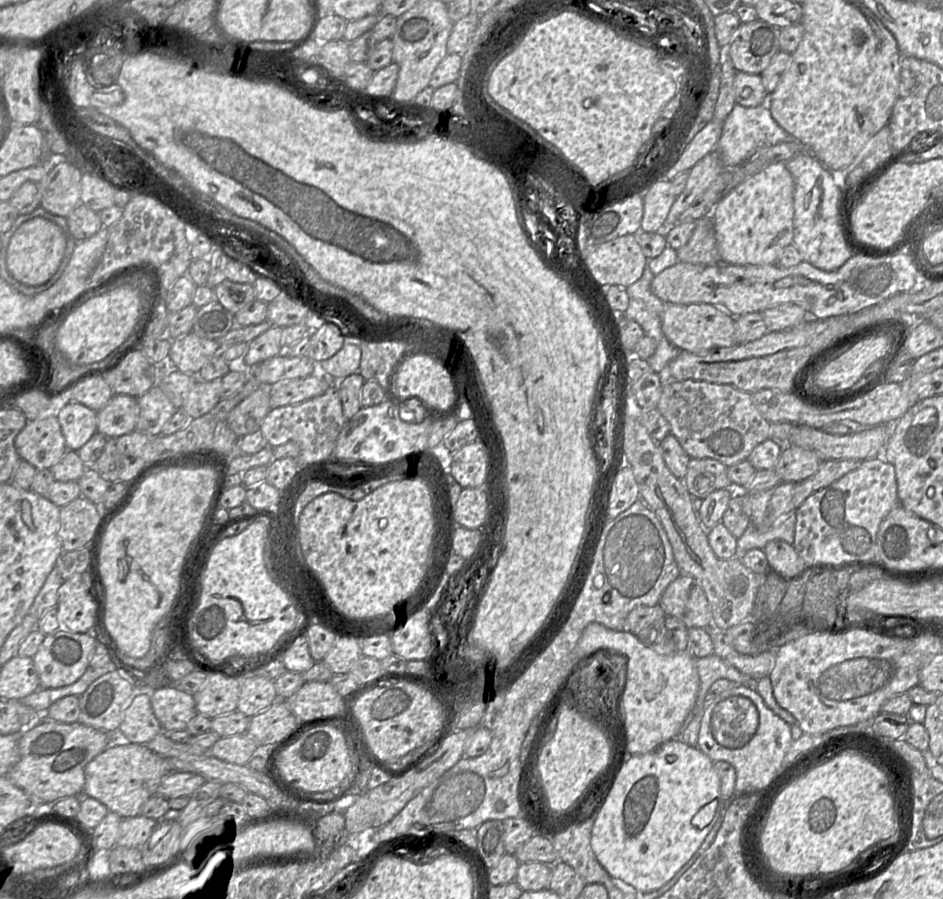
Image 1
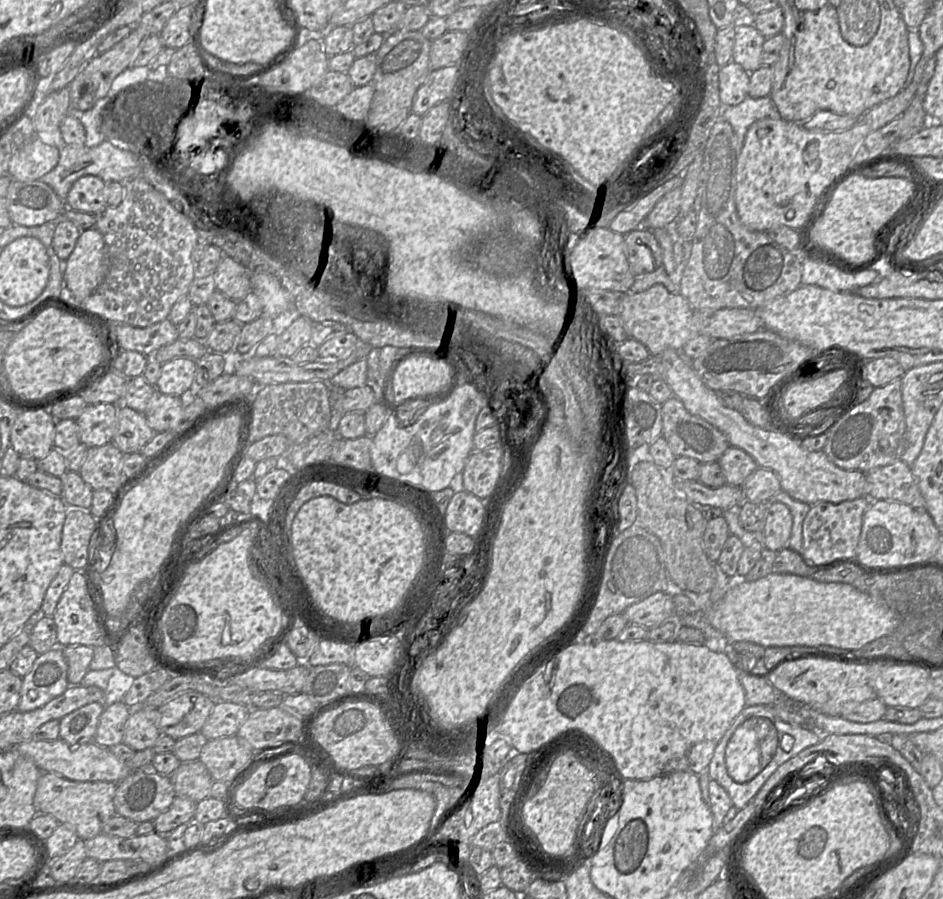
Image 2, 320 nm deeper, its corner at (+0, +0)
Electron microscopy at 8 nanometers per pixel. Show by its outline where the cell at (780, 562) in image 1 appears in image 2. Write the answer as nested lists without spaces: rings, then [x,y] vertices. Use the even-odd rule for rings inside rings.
[[[780,502],[773,503],[767,511],[763,530],[763,545],[772,551],[779,552],[788,548],[793,518],[789,508]]]

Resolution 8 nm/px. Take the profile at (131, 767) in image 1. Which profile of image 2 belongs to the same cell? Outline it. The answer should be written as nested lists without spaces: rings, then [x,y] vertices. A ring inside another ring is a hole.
[[[43,772],[38,780],[34,806],[37,813],[51,815],[59,824],[69,826],[79,840],[89,840],[102,833],[106,821],[116,815],[114,796],[117,784],[72,781],[55,773]]]

